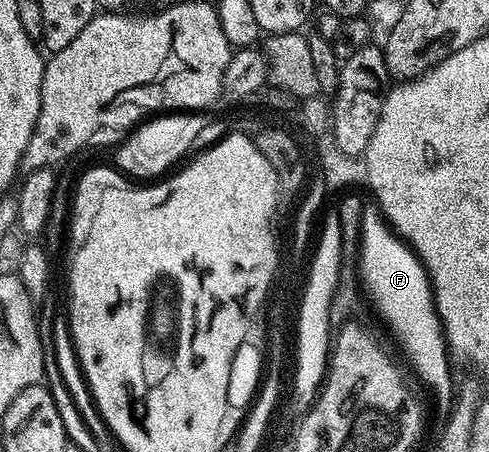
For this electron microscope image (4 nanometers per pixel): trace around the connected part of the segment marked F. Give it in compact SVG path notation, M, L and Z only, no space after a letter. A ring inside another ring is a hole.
M374 202L365 203L363 208L359 248L358 271L367 292L376 301L381 316L390 324L403 350L410 356L415 372L432 390L439 414L447 417L454 408L456 391L448 366L447 339L432 297L428 271L415 251L391 230L379 205Z

